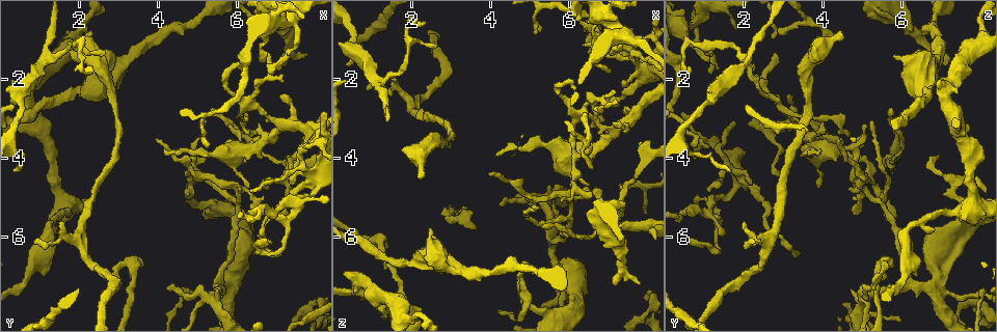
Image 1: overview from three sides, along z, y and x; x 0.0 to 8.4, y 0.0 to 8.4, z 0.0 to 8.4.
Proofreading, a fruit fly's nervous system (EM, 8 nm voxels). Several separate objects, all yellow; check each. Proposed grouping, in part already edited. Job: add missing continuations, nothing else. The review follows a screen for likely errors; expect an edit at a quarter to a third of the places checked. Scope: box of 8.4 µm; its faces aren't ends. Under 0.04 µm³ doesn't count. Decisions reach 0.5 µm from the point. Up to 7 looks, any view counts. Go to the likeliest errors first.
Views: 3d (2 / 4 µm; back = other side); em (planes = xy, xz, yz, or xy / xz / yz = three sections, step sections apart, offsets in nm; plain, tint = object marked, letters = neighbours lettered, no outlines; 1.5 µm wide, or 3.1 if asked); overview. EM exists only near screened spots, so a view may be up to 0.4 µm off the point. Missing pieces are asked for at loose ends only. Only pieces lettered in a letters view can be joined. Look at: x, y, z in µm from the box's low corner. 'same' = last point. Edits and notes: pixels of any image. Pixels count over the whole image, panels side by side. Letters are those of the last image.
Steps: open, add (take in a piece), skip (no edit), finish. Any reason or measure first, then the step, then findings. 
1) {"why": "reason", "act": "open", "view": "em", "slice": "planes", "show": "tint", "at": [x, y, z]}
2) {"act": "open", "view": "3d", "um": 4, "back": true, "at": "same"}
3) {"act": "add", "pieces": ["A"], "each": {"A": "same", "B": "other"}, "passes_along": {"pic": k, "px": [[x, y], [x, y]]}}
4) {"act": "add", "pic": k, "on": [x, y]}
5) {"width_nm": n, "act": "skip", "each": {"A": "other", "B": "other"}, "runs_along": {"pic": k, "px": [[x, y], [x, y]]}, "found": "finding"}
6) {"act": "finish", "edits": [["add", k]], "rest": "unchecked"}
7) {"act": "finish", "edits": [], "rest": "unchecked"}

{"why": "free end", "act": "open", "view": "3d", "um": 2, "at": [7.10, 1.55, 7.15]}

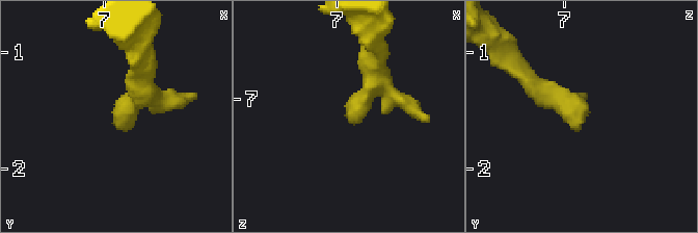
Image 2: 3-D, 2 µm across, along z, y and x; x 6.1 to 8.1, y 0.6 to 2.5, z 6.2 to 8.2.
{"act": "open", "view": "em", "slice": "xz", "step": 8, "show": "letters", "at": [7.06, 1.60, 7.18]}

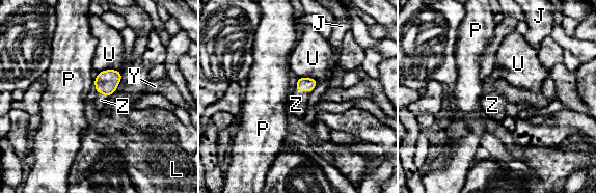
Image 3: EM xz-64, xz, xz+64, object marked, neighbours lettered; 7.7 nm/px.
{"act": "open", "view": "em", "slice": "planes", "show": "letters", "at": "same"}

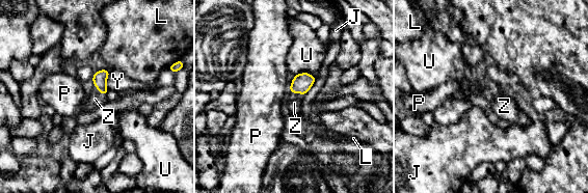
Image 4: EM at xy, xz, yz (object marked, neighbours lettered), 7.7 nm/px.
{"width_nm": 110, "act": "add", "pieces": ["Z"], "each": {"J": "other", "L": "other", "P": "other", "U": "other", "Y": "other", "Z": "same"}, "passes_along": {"pic": 4, "px": [[100, 78], [99, 91], [95, 99]]}, "found": "it goes on there"}

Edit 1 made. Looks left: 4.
{"why": "see it whole again", "act": "open", "view": "overview"}

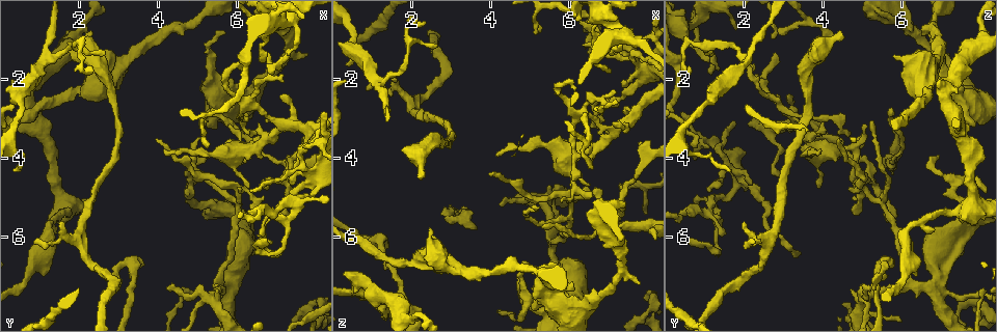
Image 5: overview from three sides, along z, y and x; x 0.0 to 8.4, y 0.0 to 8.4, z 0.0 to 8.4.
{"why": "an open end", "act": "open", "view": "3d", "um": 2, "back": true, "at": [2.35, 0.80, 4.40]}

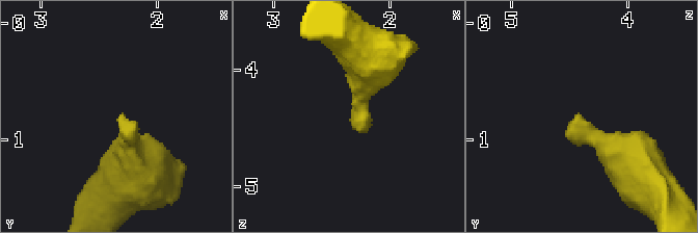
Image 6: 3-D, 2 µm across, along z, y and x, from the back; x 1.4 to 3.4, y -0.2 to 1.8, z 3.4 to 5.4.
{"act": "open", "view": "em", "slice": "planes", "show": "letters", "at": [2.34, 0.80, 4.44]}

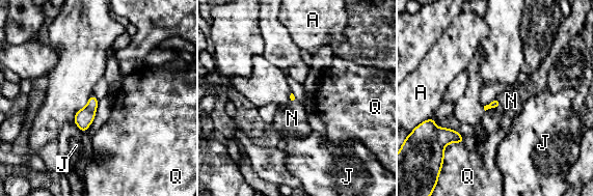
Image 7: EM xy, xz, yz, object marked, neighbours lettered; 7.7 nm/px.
{"act": "add", "pieces": ["N"], "each": {"A": "other", "J": "other", "N": "same", "Q": "other"}, "passes_along": {"pic": 7, "px": [[495, 103], [499, 102], [511, 101]]}, "found": "it goes on there"}

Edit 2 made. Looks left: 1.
{"act": "finish", "edits": [["add", 4], ["add", 7]], "rest": "unchecked"}

